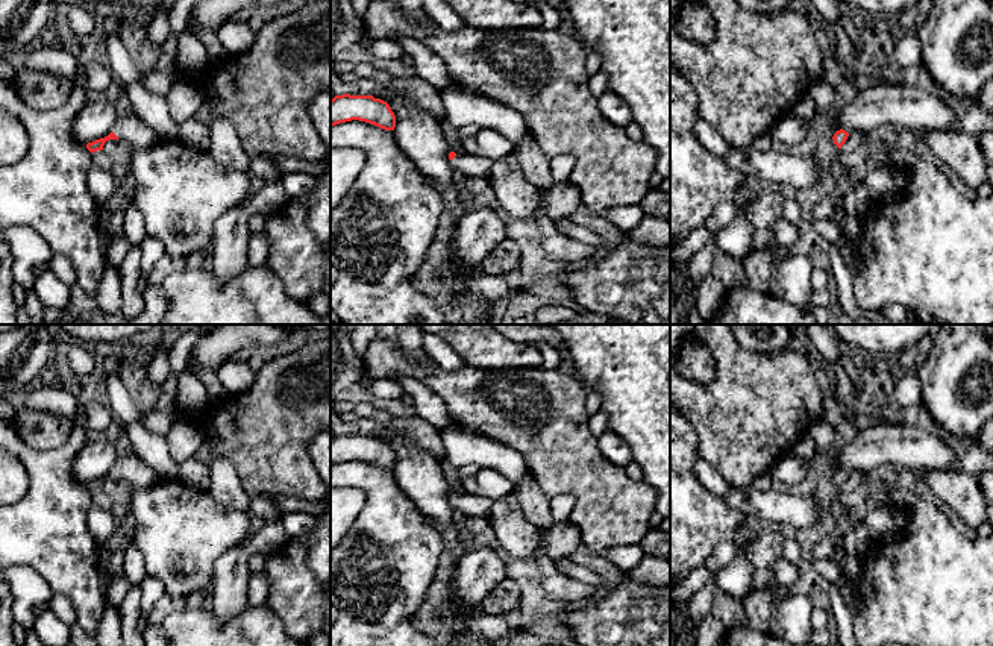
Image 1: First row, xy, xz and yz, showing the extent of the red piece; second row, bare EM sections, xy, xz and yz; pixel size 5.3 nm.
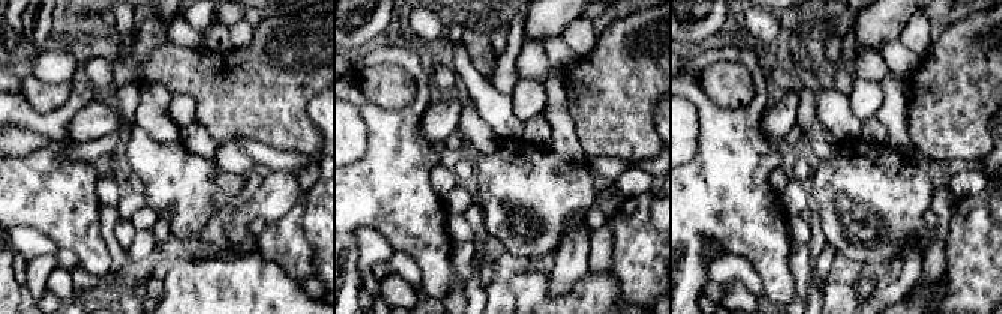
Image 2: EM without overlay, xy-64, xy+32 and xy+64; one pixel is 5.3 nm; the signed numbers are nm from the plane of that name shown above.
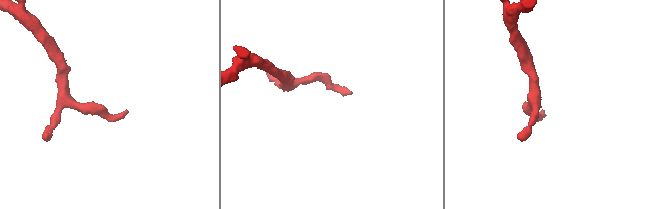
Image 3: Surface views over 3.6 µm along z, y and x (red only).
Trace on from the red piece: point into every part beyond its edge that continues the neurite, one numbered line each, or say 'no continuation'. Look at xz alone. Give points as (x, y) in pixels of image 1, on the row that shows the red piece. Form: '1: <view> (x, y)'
1: xz (472, 166)

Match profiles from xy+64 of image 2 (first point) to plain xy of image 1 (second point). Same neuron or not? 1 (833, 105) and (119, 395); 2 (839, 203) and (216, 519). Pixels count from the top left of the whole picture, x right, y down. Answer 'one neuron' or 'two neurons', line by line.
1: one neuron
2: one neuron

